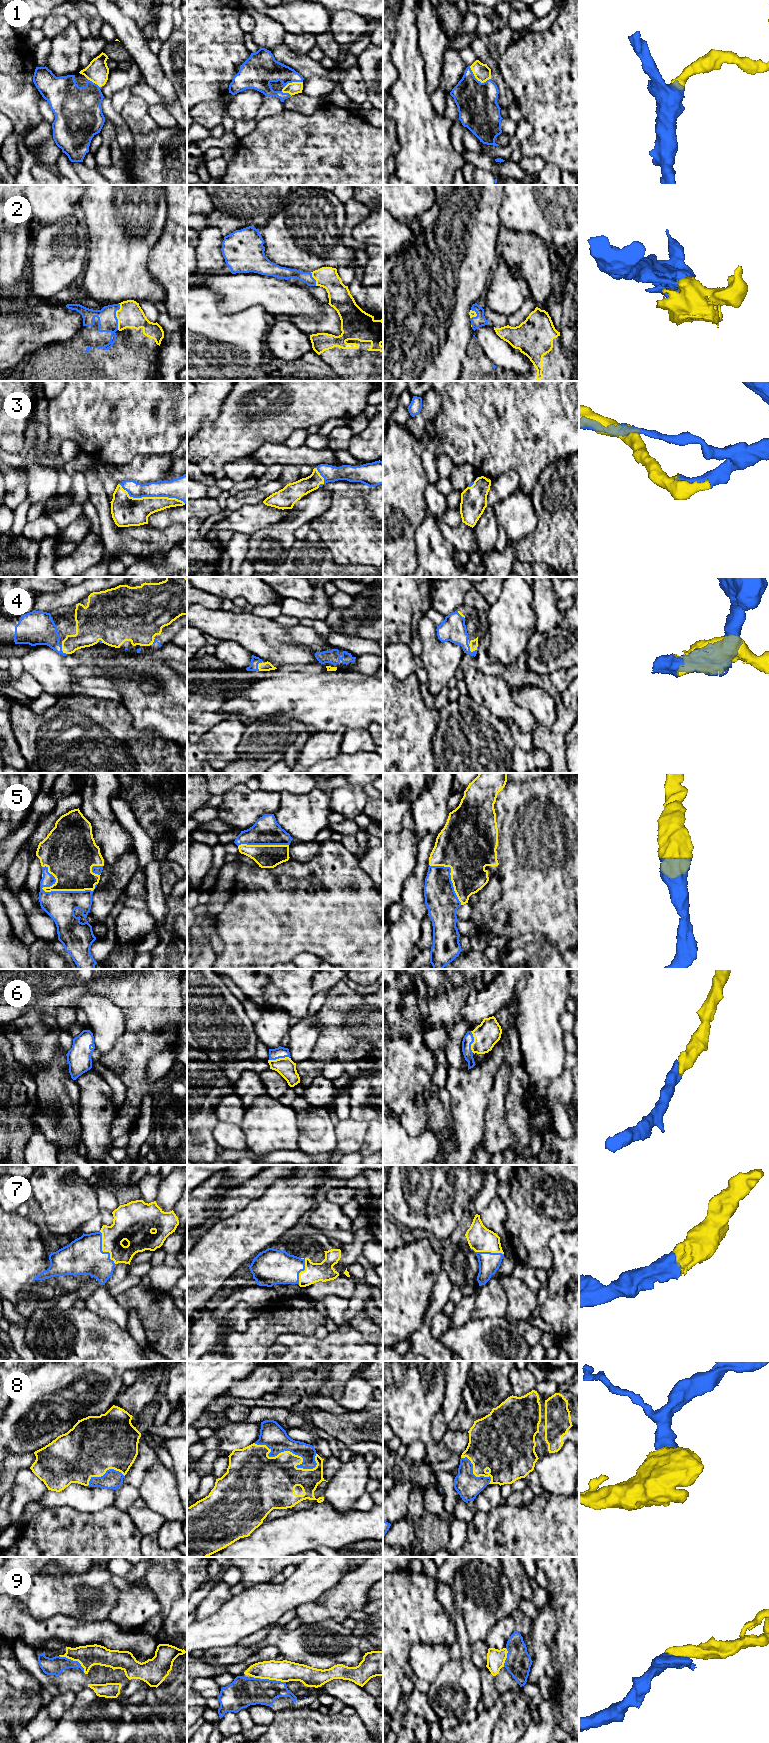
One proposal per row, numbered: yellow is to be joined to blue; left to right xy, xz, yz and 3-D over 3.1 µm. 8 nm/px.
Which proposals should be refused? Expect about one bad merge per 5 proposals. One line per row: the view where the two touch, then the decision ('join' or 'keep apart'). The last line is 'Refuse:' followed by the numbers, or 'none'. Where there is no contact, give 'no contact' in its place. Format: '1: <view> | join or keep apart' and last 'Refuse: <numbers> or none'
1: yz | join
2: xy | join
3: xy | join
4: yz | join
5: xy | join
6: yz | join
7: xy | join
8: xz | join
9: xz | join
Refuse: none

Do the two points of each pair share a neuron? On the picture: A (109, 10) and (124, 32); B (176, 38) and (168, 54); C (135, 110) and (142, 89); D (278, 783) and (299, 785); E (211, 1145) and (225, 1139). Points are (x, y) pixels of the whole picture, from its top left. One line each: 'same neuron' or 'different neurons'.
A: same neuron
B: same neuron
C: different neurons
D: same neuron
E: different neurons

